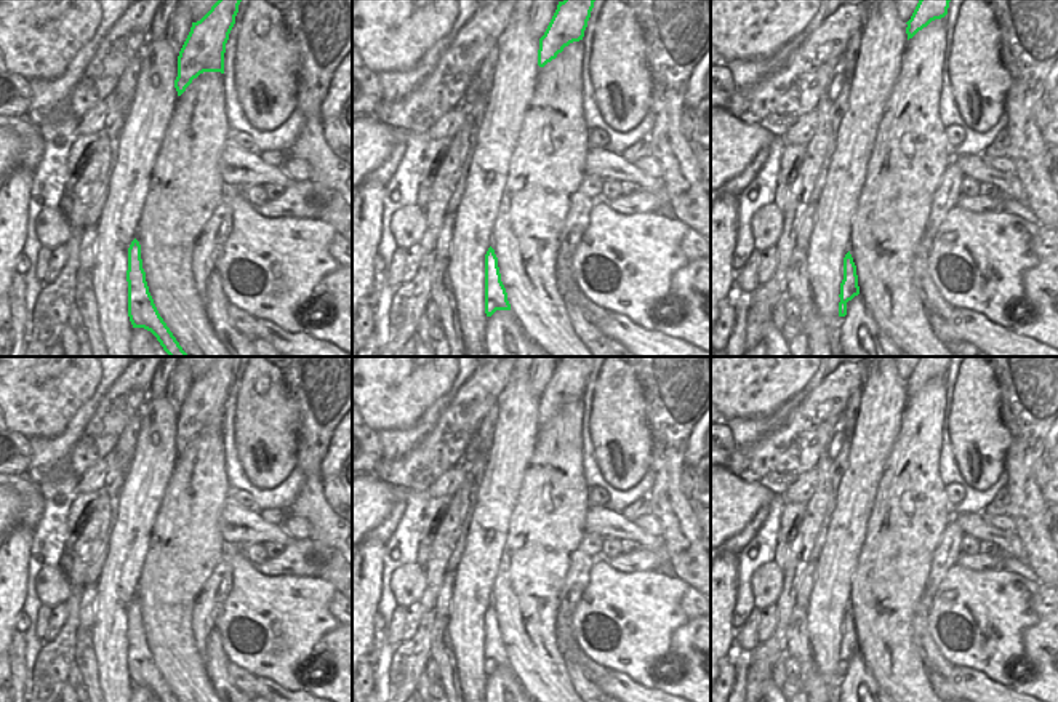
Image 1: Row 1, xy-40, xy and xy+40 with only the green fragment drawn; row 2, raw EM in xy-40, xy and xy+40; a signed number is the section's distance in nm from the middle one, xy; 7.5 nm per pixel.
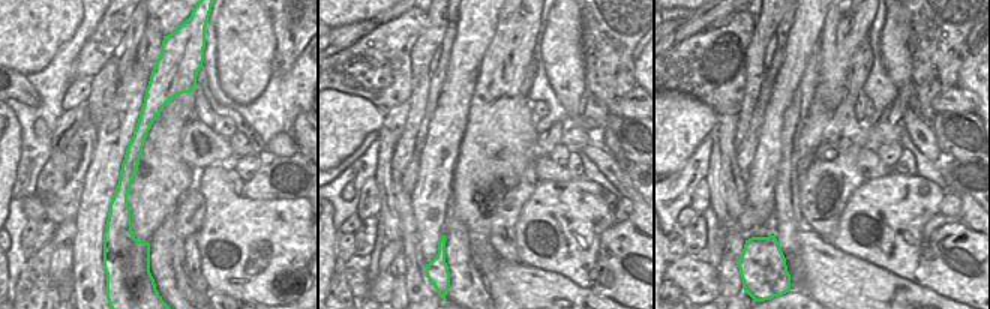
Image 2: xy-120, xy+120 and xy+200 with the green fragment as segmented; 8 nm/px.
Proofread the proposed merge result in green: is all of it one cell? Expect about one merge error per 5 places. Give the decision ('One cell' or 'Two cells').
Two cells

